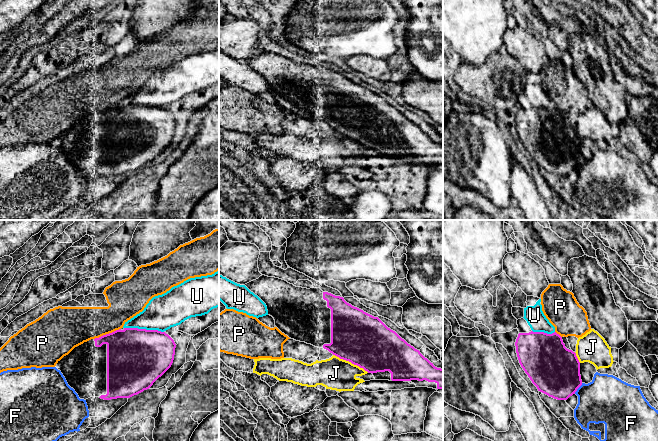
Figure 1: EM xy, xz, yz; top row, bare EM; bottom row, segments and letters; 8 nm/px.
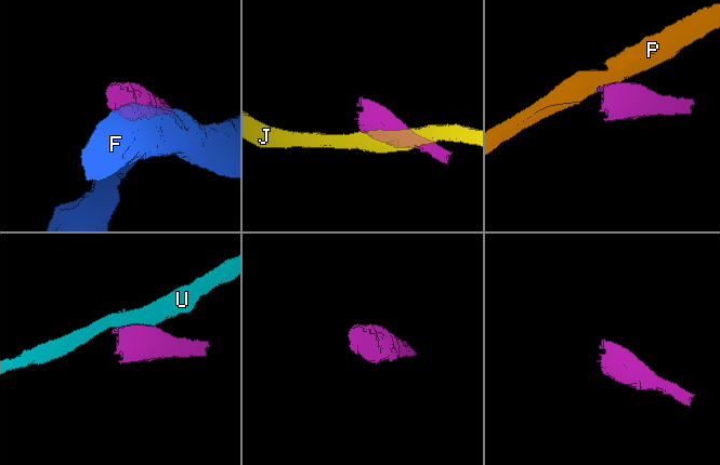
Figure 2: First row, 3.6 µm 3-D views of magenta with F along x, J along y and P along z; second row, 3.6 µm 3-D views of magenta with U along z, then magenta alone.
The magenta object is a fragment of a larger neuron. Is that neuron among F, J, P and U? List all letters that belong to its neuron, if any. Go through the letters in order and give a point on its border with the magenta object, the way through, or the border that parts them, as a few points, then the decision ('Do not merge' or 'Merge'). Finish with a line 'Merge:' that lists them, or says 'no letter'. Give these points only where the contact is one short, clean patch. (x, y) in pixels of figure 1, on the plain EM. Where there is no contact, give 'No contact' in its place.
F: Touches magenta at yz (578, 163). Do not merge
J: Touches magenta at xz (351, 138). Do not merge
P: Touches magenta at xy (107, 110). Do not merge
U: Touches magenta at xy (144, 105). Do not merge
Merge: no letter

